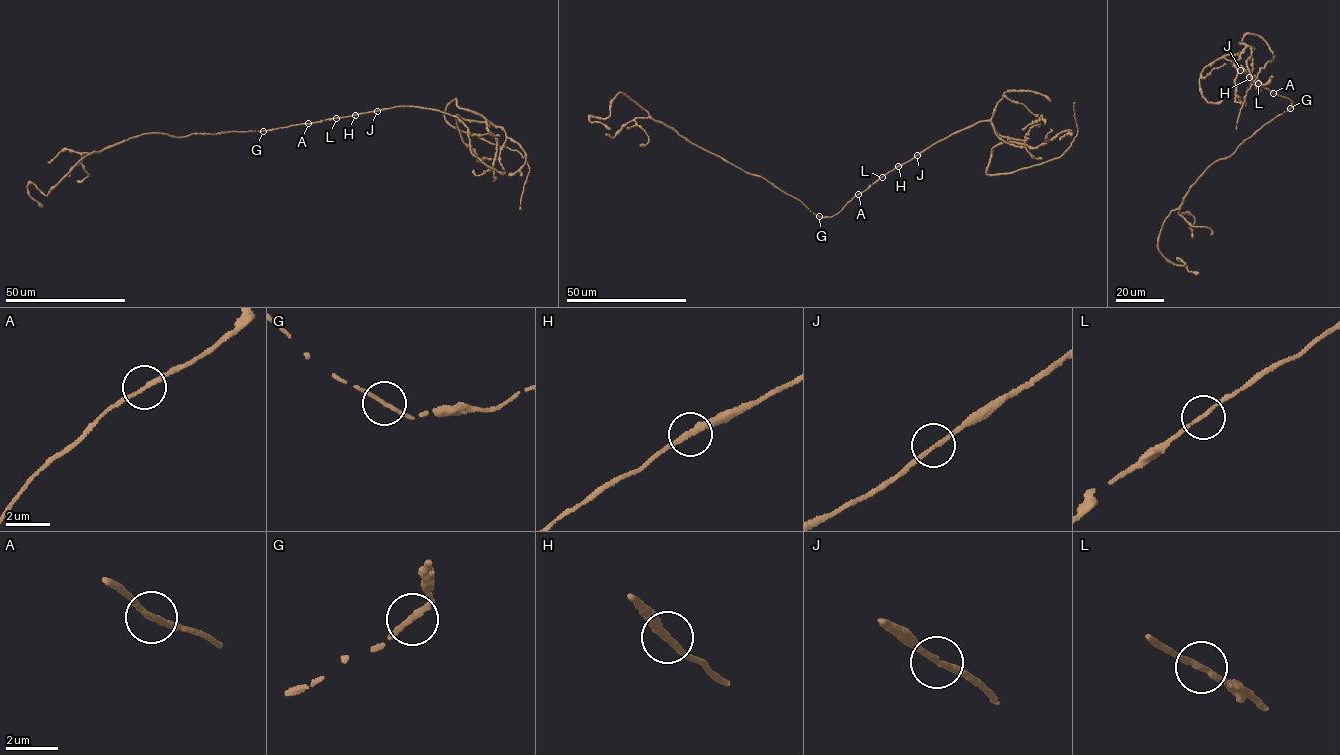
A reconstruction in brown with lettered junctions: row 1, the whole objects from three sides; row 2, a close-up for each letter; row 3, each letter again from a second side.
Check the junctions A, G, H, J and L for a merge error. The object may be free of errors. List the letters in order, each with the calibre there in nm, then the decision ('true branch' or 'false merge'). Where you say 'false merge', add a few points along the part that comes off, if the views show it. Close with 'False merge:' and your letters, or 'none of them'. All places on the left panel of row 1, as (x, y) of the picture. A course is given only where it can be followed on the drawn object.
A: 190 nm | true branch
G: 170 nm | true branch
H: 280 nm | true branch
J: 190 nm | true branch
L: 170 nm | true branch
False merge: none of them

